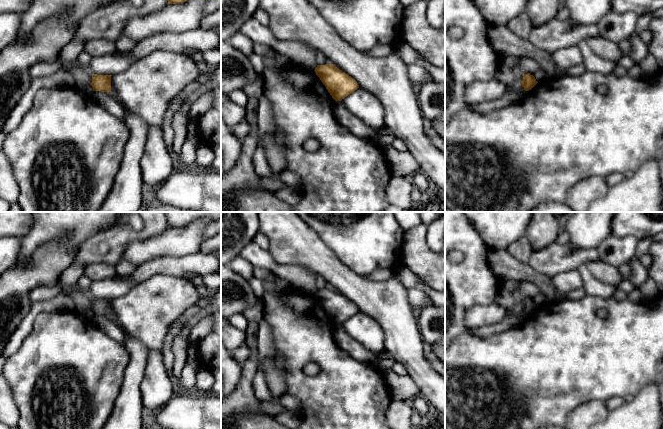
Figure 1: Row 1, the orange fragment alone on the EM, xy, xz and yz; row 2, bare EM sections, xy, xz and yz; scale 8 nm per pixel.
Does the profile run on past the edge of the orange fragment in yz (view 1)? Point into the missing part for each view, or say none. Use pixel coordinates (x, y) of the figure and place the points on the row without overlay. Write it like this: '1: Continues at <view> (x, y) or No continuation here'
1: No continuation here

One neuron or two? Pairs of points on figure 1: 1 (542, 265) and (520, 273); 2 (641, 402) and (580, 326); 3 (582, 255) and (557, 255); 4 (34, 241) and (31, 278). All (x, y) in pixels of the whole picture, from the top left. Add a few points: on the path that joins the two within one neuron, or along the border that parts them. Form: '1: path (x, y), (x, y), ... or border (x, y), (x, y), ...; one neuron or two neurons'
1: border (527, 264), (552, 278); two neurons
2: border (652, 382), (645, 385), (633, 397); two neurons
3: path (576, 256), (563, 256); one neuron
4: border (53, 241), (41, 245), (28, 264), (14, 266); two neurons

